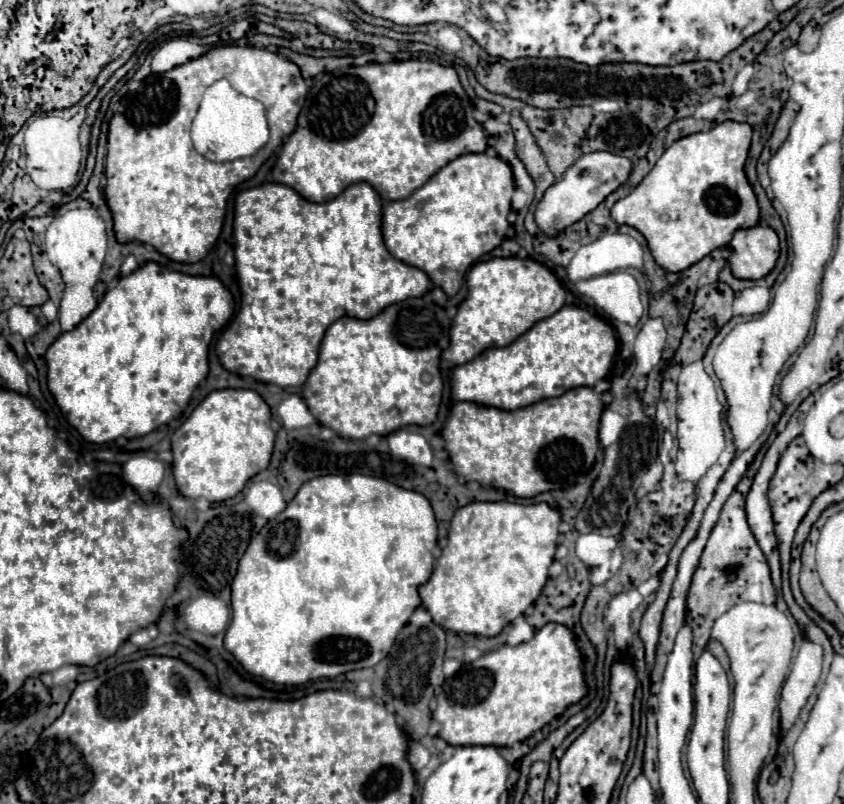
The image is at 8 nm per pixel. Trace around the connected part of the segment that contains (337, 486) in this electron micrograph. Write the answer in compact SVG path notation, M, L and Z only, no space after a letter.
M324 475L324 477L314 477L306 481L296 497L286 505L278 517L268 521L262 531L250 541L248 549L244 551L242 559L238 561L238 571L234 575L234 581L230 585L232 591L232 623L226 631L224 637L224 647L236 657L236 661L256 677L262 677L266 681L278 683L278 685L304 685L314 679L322 677L336 677L342 673L348 673L352 669L364 669L364 667L374 667L380 663L386 655L388 649L394 645L394 639L398 631L406 625L410 619L412 611L420 605L420 595L418 587L428 581L434 569L434 547L436 547L436 519L434 511L428 503L428 499L416 491L402 489L386 479L370 477L370 475Z

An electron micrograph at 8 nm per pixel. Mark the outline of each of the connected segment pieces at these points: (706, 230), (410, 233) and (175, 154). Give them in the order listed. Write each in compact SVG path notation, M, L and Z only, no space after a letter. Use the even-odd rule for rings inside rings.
M724 121L706 133L694 133L674 141L656 161L652 171L642 179L642 183L612 207L612 219L618 225L626 223L636 227L646 237L656 263L670 273L680 273L714 249L726 247L736 229L754 227L760 219L756 195L744 175L744 161L748 157L750 139L752 127L748 123Z
M468 153L450 161L440 169L426 185L402 201L390 201L382 209L382 237L386 249L400 261L422 269L430 281L446 295L456 295L466 271L478 261L478 257L490 253L502 243L510 227L510 199L514 193L512 169L500 157L488 157L486 153Z
M250 45L214 47L198 59L192 59L166 73L150 75L144 81L136 83L136 87L132 87L128 95L122 99L122 105L114 113L110 121L110 131L108 131L104 199L114 219L116 239L120 243L130 243L130 241L148 243L156 251L160 251L162 255L178 263L198 263L200 259L204 259L206 253L212 249L212 245L217 243L222 232L226 203L234 187L254 177L258 167L274 153L274 149L282 143L282 139L296 129L296 117L304 105L306 93L308 93L308 87L302 79L302 73L300 69L296 69L296 65L292 65L292 61L276 53L270 53L266 49L256 49ZM218 79L228 79L238 93L244 93L246 97L262 101L266 109L270 139L252 157L242 157L228 163L214 163L204 159L192 145L190 125L198 111L202 91Z

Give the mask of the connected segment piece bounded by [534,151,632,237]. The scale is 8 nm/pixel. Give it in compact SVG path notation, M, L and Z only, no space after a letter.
M594 151L582 155L574 165L570 165L564 171L564 175L554 185L550 185L544 191L534 213L536 225L548 237L560 235L566 227L570 227L572 223L580 221L584 215L594 211L612 191L616 191L628 179L630 171L632 171L632 163L626 157L618 157L608 151Z

